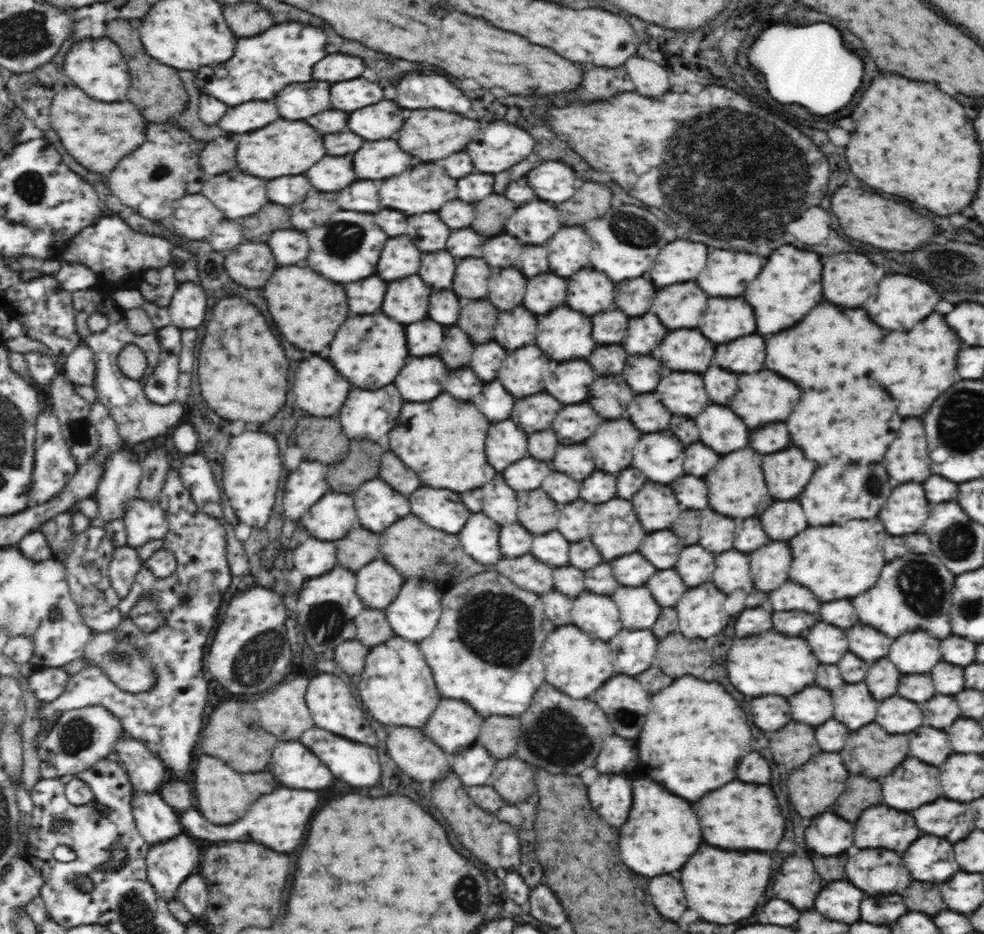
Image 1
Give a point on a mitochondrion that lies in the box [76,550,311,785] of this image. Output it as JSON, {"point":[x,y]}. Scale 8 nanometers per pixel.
{"point":[266,654]}

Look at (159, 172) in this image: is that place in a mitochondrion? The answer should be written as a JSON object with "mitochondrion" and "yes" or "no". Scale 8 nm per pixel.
{"mitochondrion":"yes"}

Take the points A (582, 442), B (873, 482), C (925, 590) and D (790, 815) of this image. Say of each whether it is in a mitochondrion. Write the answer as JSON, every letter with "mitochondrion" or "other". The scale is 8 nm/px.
{"A":"other","B":"mitochondrion","C":"mitochondrion","D":"other"}

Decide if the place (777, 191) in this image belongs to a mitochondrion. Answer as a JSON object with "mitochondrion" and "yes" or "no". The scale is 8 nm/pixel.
{"mitochondrion":"yes"}

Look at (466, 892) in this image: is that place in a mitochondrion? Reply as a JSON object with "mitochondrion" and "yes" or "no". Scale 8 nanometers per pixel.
{"mitochondrion":"yes"}

